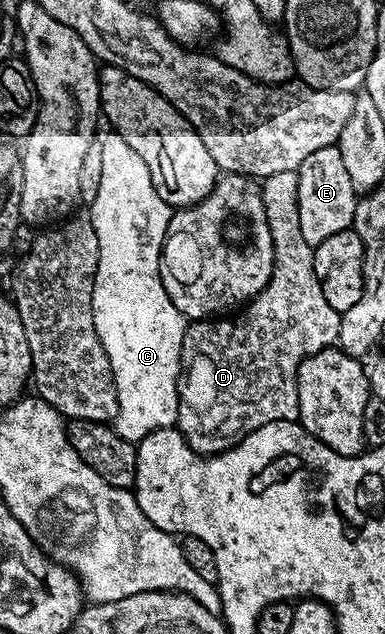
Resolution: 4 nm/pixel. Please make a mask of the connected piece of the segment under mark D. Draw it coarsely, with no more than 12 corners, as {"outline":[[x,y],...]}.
{"outline":[[296,172],[263,177],[266,286],[184,330],[175,427],[203,457],[296,420],[333,347]]}

